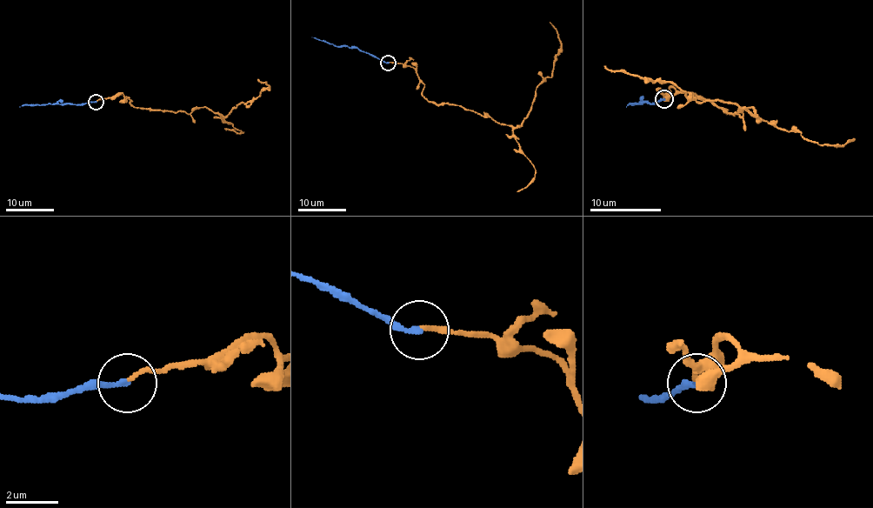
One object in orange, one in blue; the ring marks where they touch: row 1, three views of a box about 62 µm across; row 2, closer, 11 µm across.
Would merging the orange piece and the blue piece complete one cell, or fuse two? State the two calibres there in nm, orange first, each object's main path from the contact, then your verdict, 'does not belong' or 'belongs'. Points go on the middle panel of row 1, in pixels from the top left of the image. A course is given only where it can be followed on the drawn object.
170/200 nm | orange via (389, 63), (414, 69), (429, 102), (461, 105), (517, 127), (553, 69), (561, 44), (549, 22) | blue via (389, 63), (356, 48), (329, 44), (312, 37) | belongs

